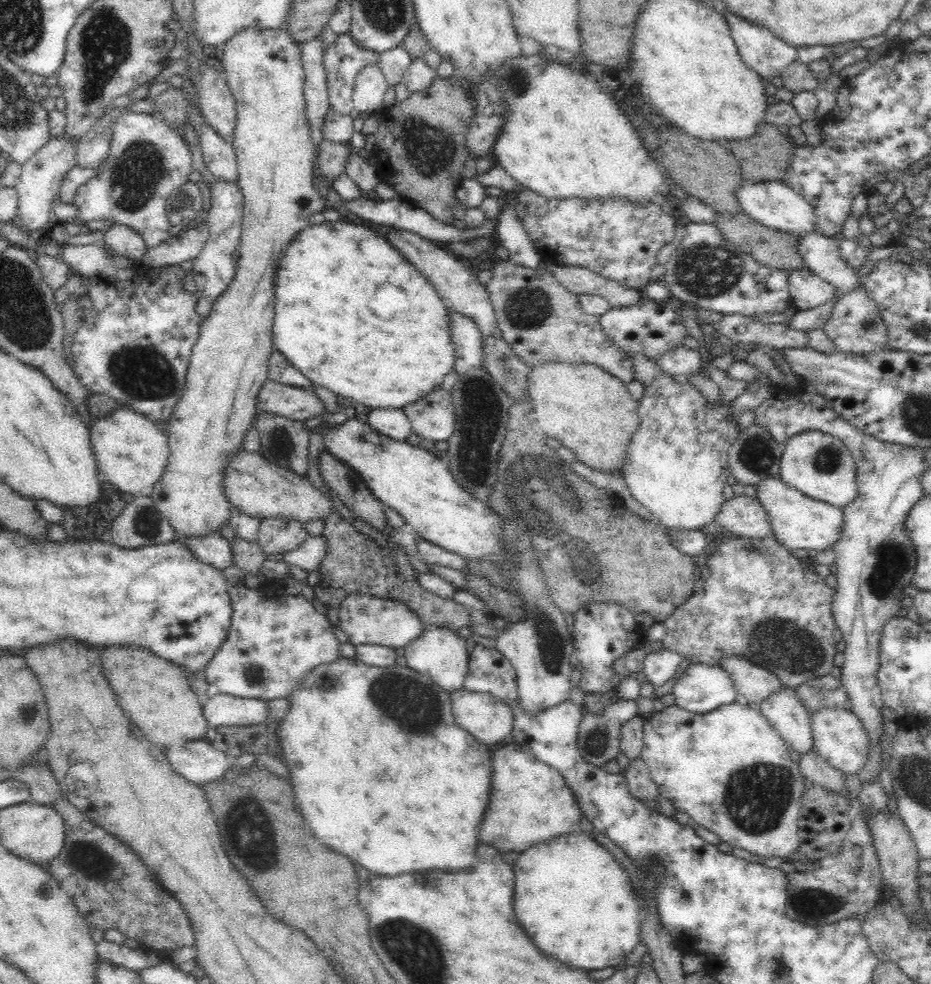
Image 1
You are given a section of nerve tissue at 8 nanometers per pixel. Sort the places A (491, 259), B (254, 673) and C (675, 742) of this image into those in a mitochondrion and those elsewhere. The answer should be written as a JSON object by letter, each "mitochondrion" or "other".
{"A":"other","B":"mitochondrion","C":"other"}

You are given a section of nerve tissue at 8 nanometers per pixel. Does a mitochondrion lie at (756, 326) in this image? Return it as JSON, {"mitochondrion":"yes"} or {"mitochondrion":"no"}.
{"mitochondrion":"no"}

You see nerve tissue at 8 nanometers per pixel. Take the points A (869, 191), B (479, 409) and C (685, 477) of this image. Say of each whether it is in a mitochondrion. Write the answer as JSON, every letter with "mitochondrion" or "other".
{"A":"other","B":"mitochondrion","C":"other"}

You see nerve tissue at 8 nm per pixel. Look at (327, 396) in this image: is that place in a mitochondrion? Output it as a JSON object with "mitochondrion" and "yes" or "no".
{"mitochondrion":"no"}

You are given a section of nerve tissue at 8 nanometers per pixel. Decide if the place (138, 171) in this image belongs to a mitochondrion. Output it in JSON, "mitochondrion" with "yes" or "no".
{"mitochondrion":"yes"}

